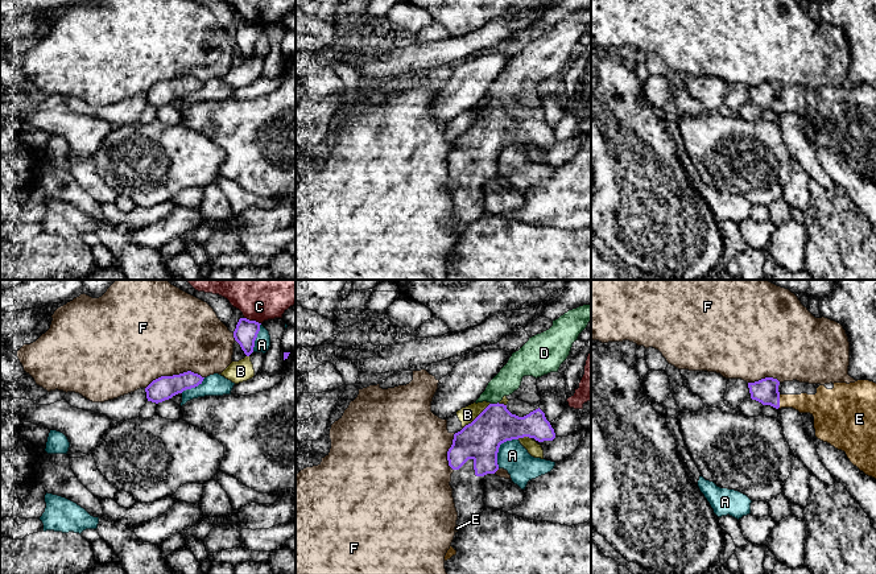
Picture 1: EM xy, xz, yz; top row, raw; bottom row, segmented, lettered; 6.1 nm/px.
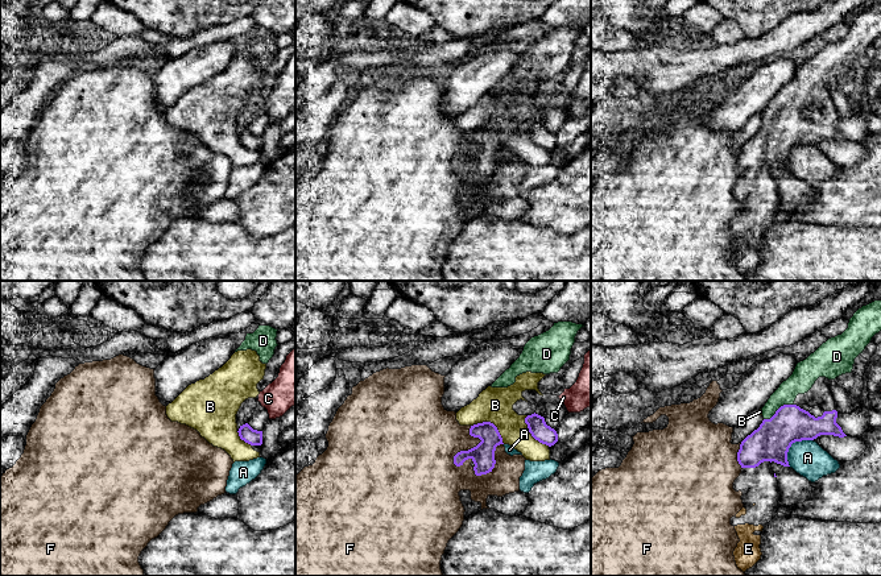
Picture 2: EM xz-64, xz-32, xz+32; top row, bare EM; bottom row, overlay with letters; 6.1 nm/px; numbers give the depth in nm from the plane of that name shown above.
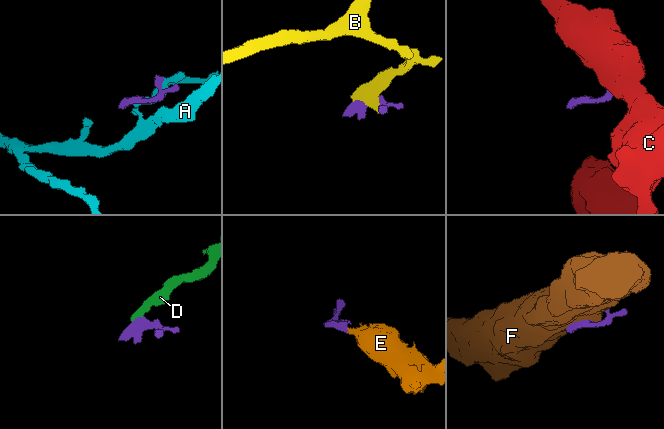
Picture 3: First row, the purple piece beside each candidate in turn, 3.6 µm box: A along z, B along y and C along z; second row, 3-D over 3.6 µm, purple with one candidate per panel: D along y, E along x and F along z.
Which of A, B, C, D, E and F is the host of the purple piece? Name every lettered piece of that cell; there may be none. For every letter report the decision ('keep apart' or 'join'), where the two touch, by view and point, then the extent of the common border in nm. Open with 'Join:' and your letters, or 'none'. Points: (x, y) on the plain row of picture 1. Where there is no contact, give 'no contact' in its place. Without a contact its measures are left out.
Join: D, E
A: keep apart | xz (499, 151) | 220 nm
B: keep apart | xz (478, 120) | 220 nm
C: keep apart | xy (252, 25) | 110 nm
D: join | xz (494, 108) | 50 nm
E: join | yz (779, 106) | 90 nm
F: keep apart | xy (174, 79) | 360 nm

